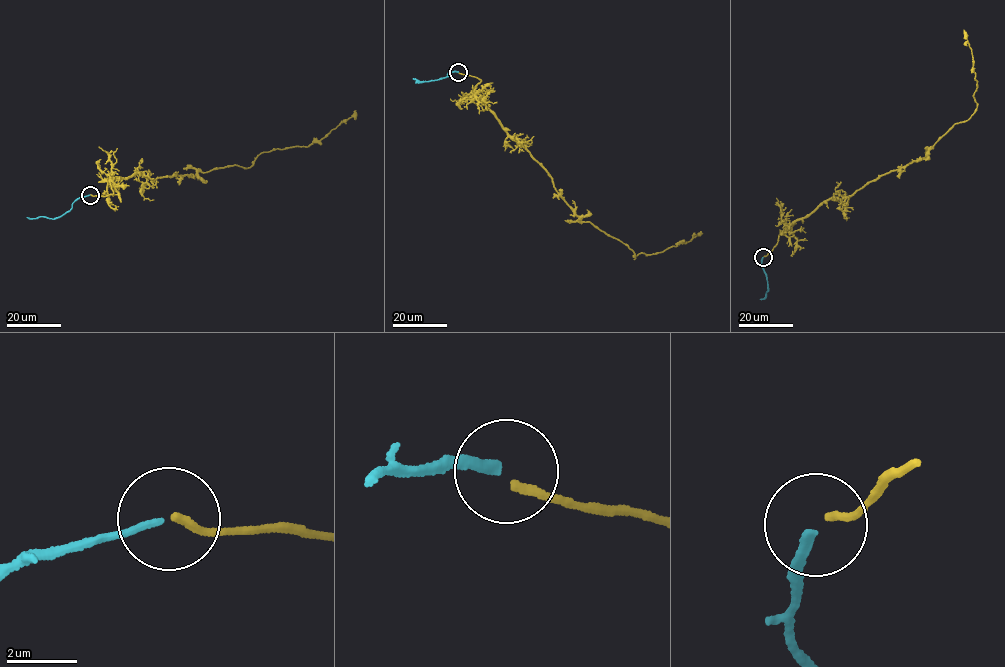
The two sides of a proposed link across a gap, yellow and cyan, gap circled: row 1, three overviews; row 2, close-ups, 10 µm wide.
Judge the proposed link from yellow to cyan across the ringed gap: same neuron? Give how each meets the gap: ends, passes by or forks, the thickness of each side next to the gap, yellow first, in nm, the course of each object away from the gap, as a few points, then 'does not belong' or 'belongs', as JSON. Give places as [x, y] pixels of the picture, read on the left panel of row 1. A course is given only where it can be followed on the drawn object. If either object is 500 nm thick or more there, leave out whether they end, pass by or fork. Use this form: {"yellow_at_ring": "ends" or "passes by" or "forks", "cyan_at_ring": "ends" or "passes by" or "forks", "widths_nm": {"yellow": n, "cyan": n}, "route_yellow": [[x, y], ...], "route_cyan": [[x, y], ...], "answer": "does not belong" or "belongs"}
{"yellow_at_ring": "ends", "cyan_at_ring": "ends", "widths_nm": {"yellow": 240, "cyan": 240}, "route_yellow": [[90, 194], [112, 194], [110, 180], [138, 172], [153, 180], [249, 168], [262, 152], [319, 141], [355, 110]], "route_cyan": [[89, 195], [79, 197], [71, 208], [58, 217], [27, 217]], "answer": "does not belong"}

